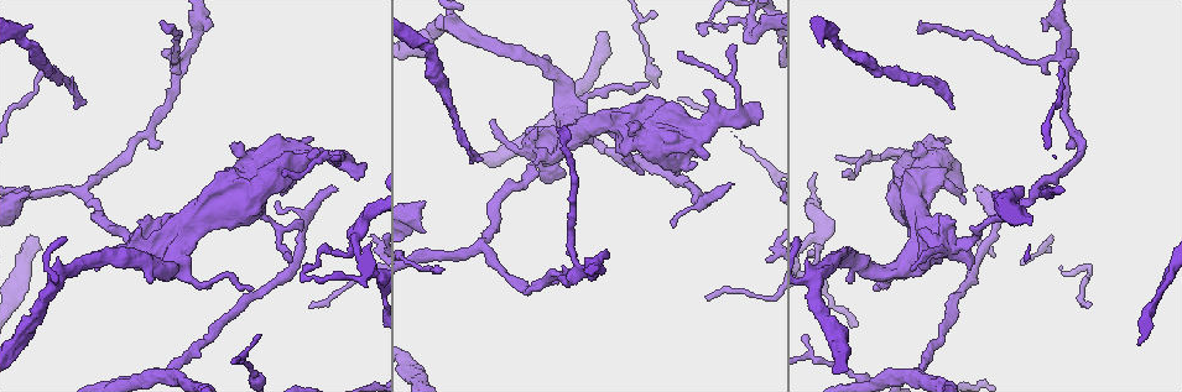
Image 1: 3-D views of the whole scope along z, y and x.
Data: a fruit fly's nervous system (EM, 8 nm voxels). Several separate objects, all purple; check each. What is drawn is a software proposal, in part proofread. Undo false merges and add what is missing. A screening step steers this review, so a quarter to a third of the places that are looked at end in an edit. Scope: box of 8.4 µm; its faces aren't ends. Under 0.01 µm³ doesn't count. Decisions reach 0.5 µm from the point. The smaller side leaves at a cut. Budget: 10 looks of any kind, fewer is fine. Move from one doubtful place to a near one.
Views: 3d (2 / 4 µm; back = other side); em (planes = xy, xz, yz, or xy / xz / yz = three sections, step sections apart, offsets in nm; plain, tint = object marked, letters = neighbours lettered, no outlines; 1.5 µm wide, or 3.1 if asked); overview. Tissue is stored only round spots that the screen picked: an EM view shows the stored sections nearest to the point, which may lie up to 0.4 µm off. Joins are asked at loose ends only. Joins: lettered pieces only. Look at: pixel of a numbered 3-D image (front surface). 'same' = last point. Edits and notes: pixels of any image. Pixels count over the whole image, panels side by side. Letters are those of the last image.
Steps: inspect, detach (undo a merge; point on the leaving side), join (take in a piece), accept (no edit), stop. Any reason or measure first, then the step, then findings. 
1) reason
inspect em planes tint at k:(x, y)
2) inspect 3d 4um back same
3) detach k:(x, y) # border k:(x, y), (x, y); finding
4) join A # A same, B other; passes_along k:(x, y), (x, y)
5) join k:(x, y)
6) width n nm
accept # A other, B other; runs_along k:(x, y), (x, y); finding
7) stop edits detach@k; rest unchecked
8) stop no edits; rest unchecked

touches itself
inspect em planes plain at 1:(319, 263)

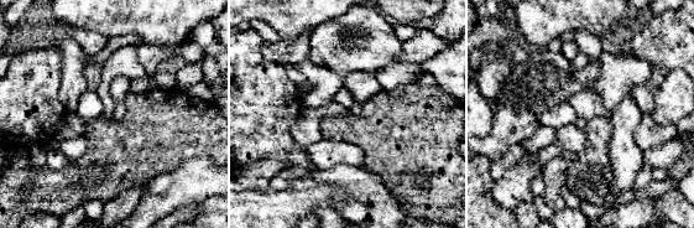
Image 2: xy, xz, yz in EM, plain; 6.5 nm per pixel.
inspect em planes tint same

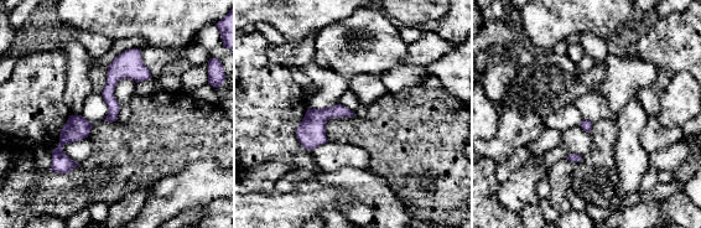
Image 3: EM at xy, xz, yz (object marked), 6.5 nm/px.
inspect em planes letters same

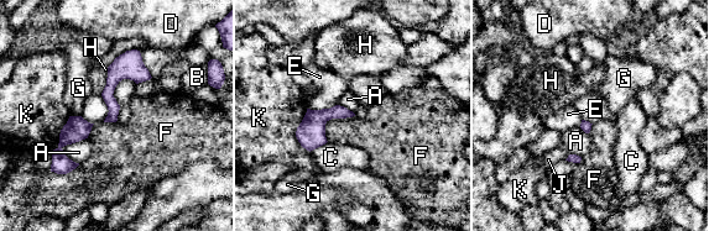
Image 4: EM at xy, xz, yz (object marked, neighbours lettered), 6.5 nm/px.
longest_contact K 260 nm
detach 4:(77, 129) # A other, B other, C other, D other, E other, F other, G other, H other, J other, K other; border 4:(60, 142), (61, 147); a second neuron is stuck on

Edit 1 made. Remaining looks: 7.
see it whole again
inspect overview

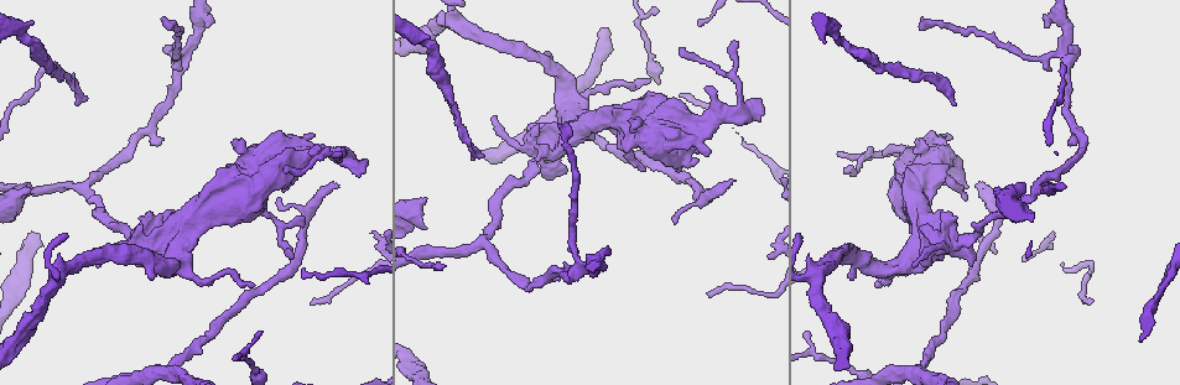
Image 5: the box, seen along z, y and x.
free end
inspect 3d 4um at 5:(361, 176)

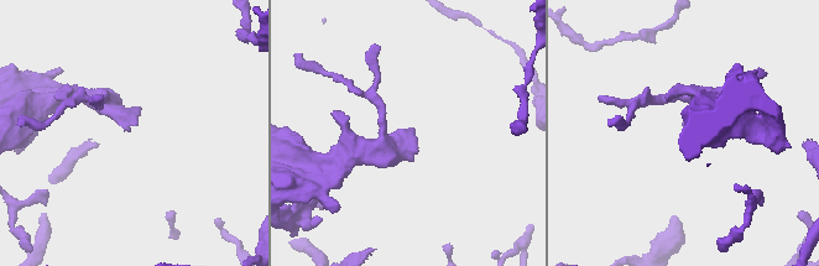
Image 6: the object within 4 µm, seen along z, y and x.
inspect em planes tint at 6:(136, 123)

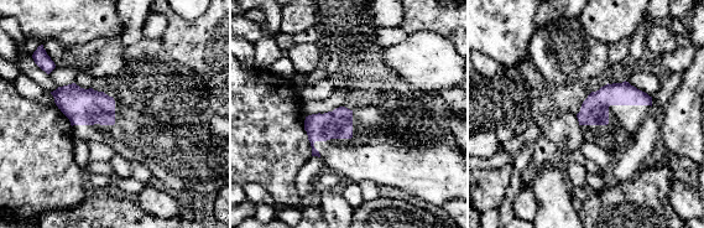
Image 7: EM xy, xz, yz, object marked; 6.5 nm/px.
inspect em planes letters same

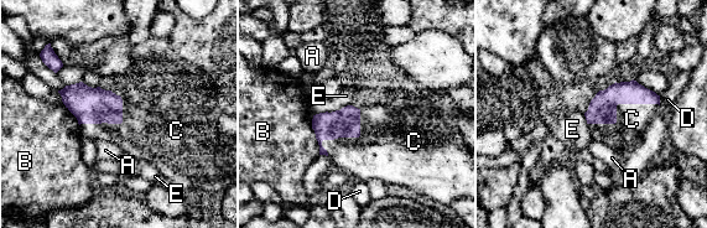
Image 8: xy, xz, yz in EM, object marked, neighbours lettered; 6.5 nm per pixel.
width 180 nm
join C # A other, B other, C same, D other, E other; passes_along 8:(602, 109), (615, 107), (632, 119); it goes on there

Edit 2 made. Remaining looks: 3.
see it whole again
inspect overview

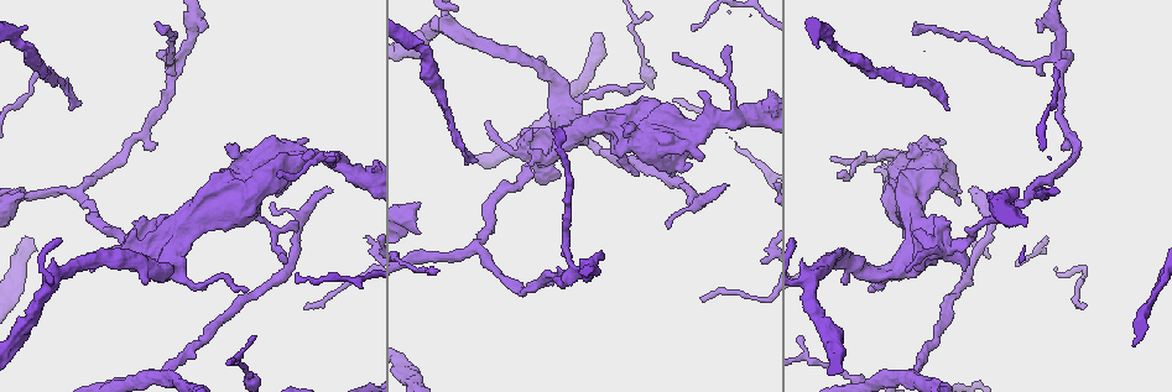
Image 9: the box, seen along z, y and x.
free end
inspect em yz step 4 letters at 9:(676, 52)

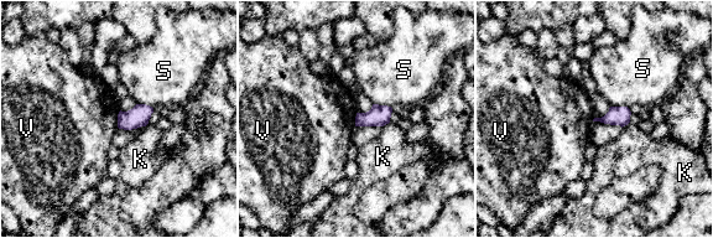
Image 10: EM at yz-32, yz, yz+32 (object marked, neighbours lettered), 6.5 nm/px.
accept # K other, S other, V other; no lettered piece goes on from it

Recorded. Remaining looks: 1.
stop edits detach@4, join@8; rest unchecked

